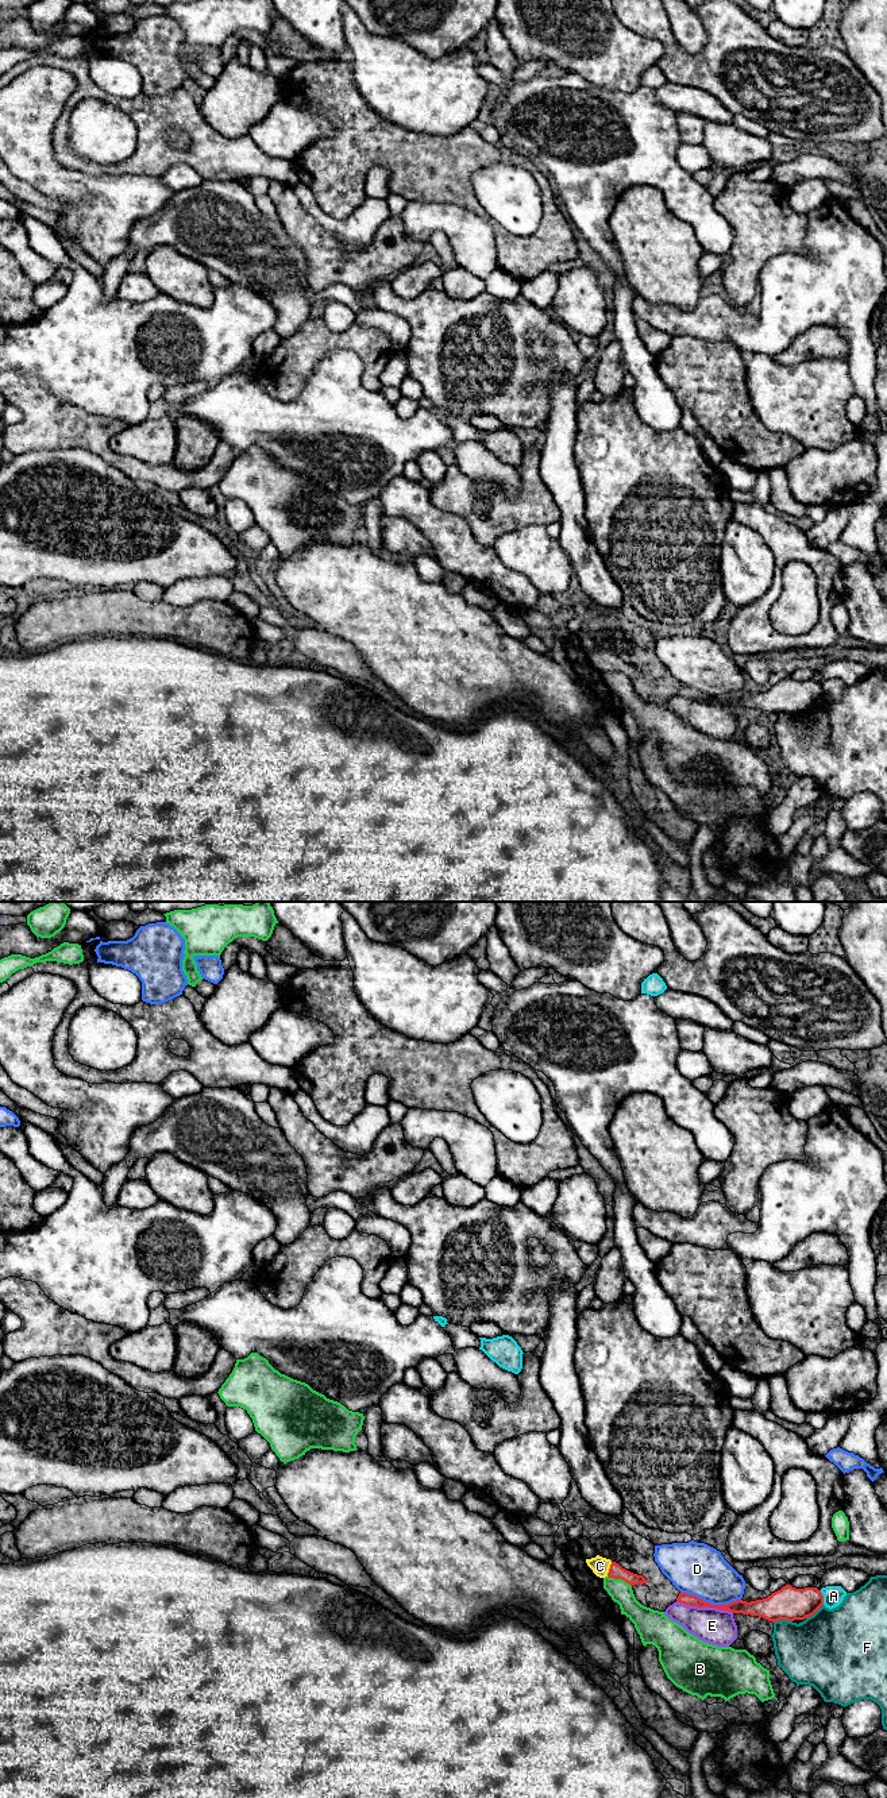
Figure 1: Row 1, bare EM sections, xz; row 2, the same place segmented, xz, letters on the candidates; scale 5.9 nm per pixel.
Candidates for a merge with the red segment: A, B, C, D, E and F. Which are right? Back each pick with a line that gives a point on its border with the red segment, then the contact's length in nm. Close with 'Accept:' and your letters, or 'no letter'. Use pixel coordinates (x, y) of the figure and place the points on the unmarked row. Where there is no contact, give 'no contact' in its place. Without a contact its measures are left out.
C: contact xz (609, 662); length 90 nm
Accept: C

